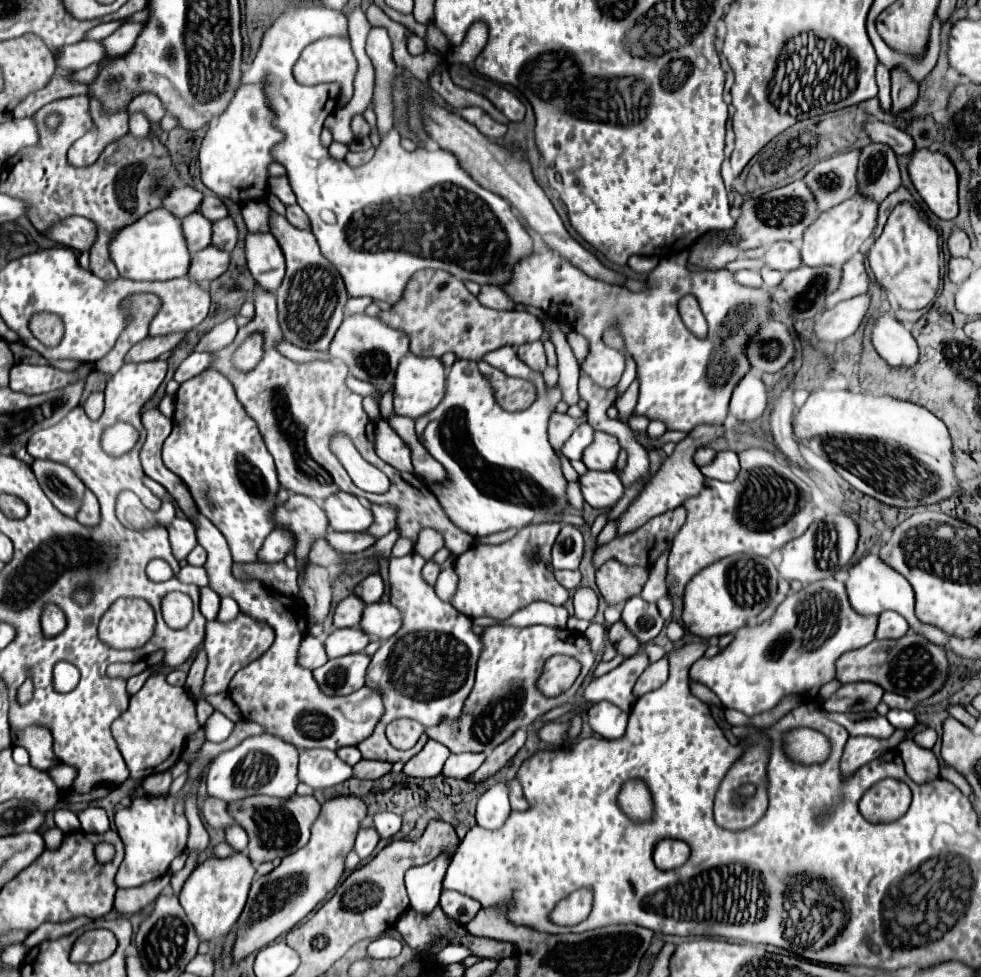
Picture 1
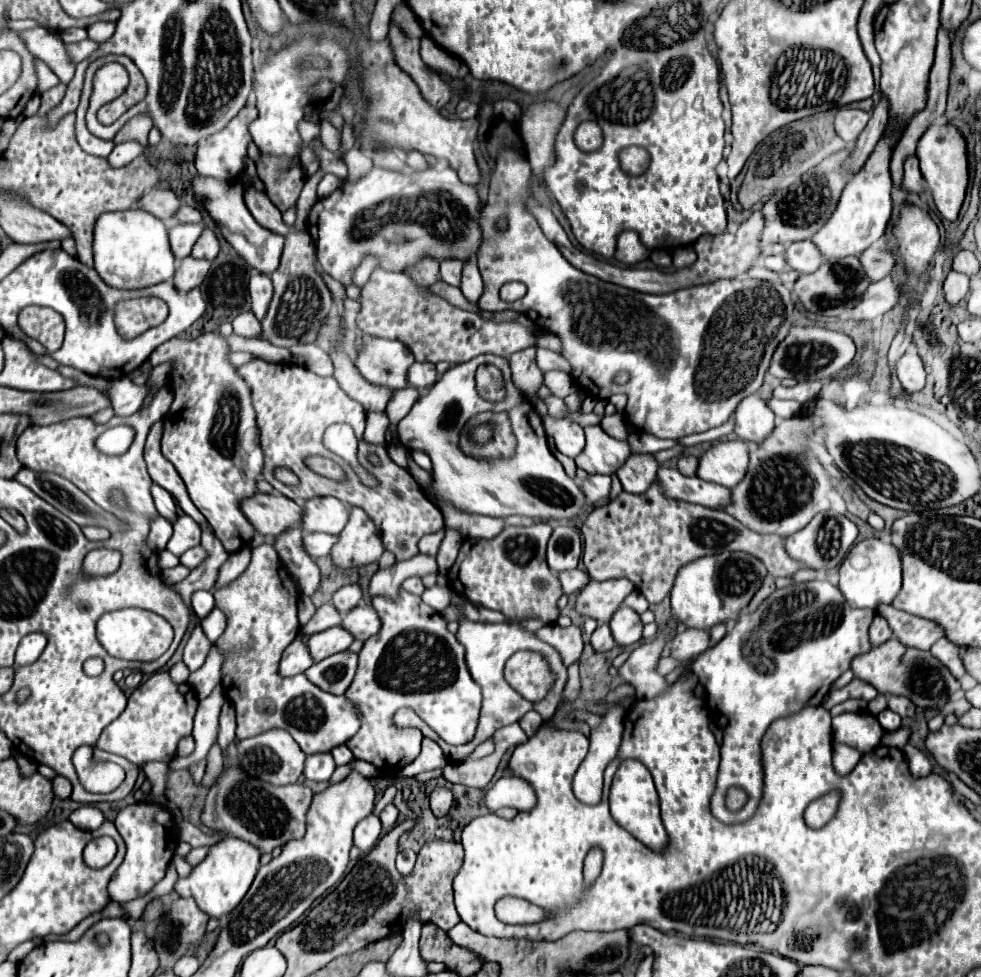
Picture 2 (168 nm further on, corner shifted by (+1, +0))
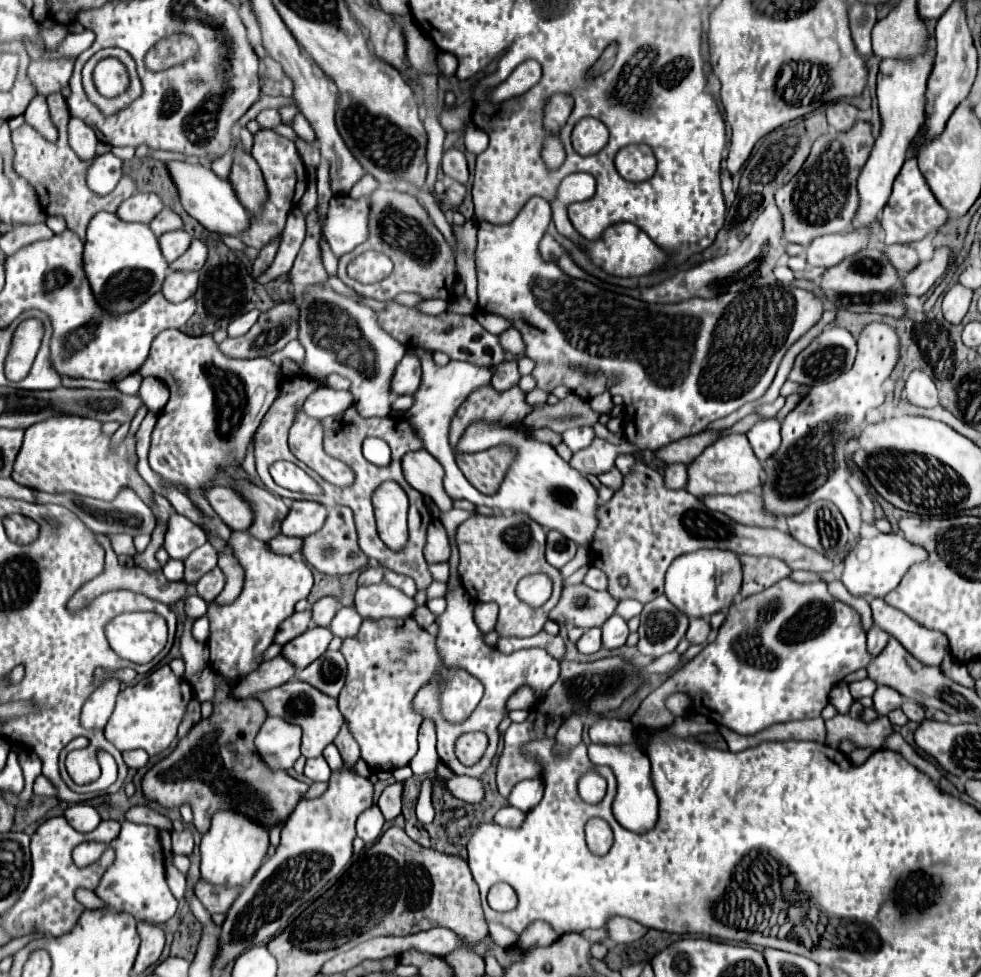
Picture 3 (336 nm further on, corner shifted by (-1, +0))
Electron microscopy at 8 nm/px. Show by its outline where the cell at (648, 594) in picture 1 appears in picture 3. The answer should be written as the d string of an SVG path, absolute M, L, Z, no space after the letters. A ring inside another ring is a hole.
M628 598L628 600L622 600L622 602L618 604L616 614L620 614L624 620L630 620L630 618L638 616L638 612L642 612L642 608L644 608L644 604L640 604L640 602Z

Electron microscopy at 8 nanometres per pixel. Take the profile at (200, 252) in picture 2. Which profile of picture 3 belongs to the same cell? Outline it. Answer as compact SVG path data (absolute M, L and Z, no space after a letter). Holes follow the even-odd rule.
M192 240L190 248L170 264L172 270L184 270L184 272L190 272L190 270L200 270L204 264L206 264L206 258L208 258L208 246L202 242L202 240Z

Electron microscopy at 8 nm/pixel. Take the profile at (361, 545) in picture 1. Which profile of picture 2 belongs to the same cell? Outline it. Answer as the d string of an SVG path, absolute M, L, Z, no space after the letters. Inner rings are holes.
M304 534L304 550L312 558L328 556L334 542L336 542L336 536L332 534Z

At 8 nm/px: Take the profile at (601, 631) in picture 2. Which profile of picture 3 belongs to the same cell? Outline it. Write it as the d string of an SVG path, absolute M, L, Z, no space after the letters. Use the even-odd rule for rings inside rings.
M600 628L586 630L576 646L578 646L578 650L582 654L594 654L594 652L598 652L602 648L602 630Z

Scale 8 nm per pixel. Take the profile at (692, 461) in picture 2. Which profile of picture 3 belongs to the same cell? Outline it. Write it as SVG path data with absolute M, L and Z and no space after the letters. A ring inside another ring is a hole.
M670 464L664 472L666 484L670 488L686 488L688 484L688 464Z

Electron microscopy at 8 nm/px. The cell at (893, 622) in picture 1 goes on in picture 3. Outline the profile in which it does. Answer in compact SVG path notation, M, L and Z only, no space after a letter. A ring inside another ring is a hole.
M876 624L868 630L868 652L872 654L872 656L878 656L882 650L884 650L884 646L886 646L886 642L888 642L888 632L884 632L882 628L878 628Z

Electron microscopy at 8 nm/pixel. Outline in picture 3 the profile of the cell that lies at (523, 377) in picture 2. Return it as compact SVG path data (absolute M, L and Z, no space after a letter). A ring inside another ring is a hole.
M510 360L510 362L502 362L500 366L494 368L494 376L492 376L492 386L496 390L506 390L512 388L514 384L518 384L520 380L520 372L518 372L518 362Z

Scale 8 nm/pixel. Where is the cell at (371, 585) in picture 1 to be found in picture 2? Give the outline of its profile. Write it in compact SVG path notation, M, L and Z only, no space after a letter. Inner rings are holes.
M352 584L352 586L344 586L340 588L334 596L332 596L332 602L334 608L340 612L340 614L346 614L348 610L352 610L362 598L362 590L358 584Z

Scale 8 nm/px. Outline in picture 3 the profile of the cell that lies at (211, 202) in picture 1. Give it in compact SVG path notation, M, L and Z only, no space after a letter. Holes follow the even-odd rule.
M164 208L164 212L162 212L162 214L158 214L158 216L150 222L150 228L154 230L154 234L156 234L156 236L162 236L164 232L184 228L184 222L182 222L182 218L180 218L174 210Z

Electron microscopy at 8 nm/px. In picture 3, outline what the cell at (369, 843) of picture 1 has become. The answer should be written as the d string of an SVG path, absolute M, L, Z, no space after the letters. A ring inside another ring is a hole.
M372 804L368 810L364 810L360 816L358 816L358 822L356 822L356 832L358 836L366 842L366 844L372 844L378 840L378 836L382 834L382 826L384 826L384 816L380 812L380 808L376 804Z

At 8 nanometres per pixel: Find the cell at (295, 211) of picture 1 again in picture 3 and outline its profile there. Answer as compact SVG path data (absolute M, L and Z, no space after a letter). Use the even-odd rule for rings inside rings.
M278 236L276 240L270 240L270 242L260 250L252 267L252 276L254 279L269 268L280 246L280 240L282 240L282 236Z

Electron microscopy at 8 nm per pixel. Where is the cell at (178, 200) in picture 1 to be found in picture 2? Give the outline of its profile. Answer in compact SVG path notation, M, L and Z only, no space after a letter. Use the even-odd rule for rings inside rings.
M160 188L146 192L138 200L140 210L150 212L152 216L156 216L160 220L170 220L174 216L174 212L178 210L178 206L180 206L180 198L172 190L160 190Z

